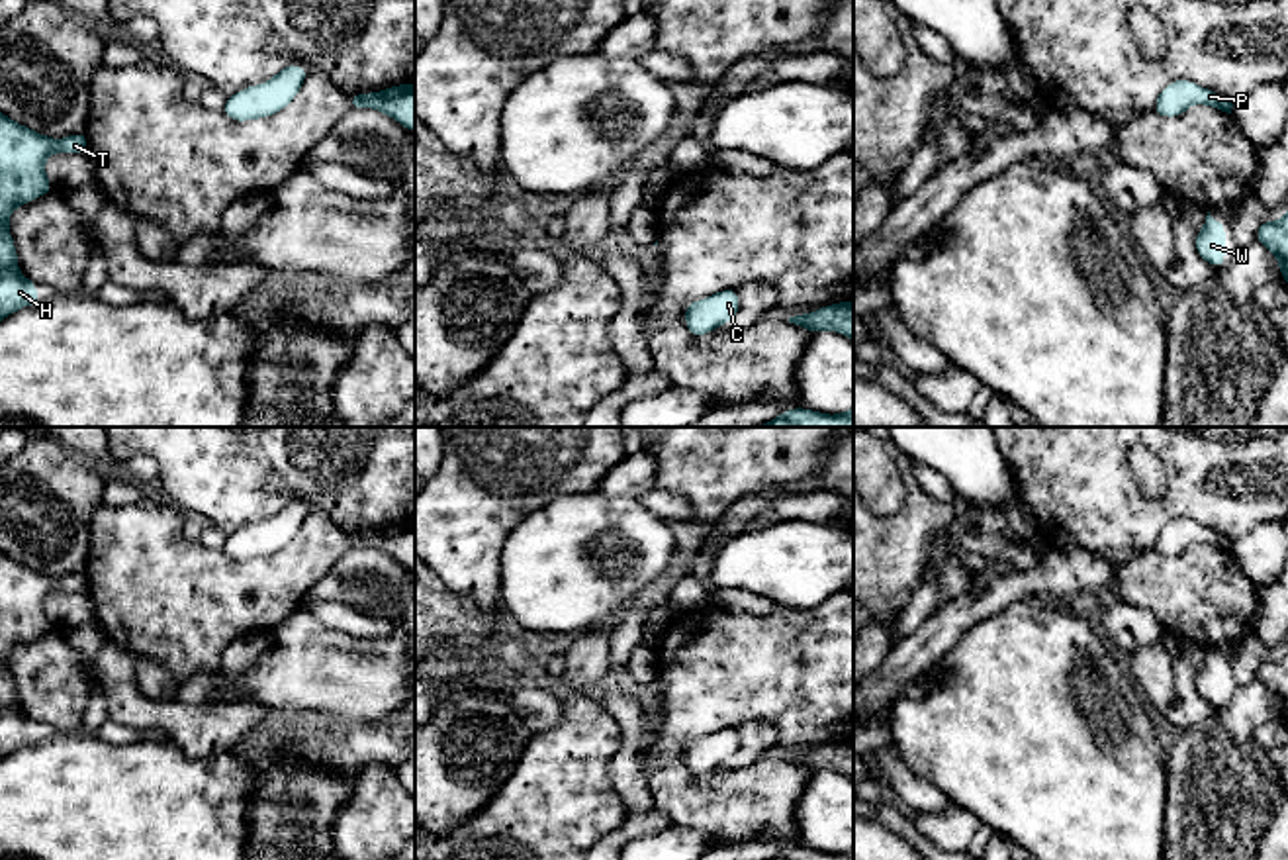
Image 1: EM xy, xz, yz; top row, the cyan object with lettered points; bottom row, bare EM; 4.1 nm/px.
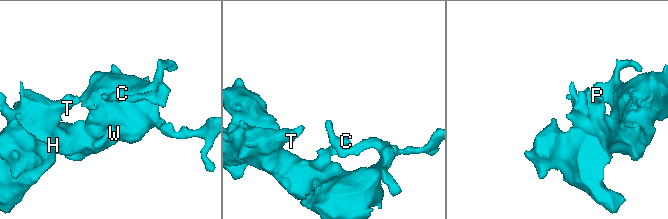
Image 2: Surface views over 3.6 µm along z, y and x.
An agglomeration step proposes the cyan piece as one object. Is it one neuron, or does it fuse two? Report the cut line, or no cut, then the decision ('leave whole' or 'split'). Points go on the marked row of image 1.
no cut | leave whole

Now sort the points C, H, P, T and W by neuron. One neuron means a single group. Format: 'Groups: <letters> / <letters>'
Groups: C H P T W

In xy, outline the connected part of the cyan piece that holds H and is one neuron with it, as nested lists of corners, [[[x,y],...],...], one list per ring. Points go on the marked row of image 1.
[[[0,112],[0,321],[20,308],[39,304],[37,286],[18,270],[10,214],[53,190],[45,159],[53,153],[88,153],[86,133],[49,139]]]

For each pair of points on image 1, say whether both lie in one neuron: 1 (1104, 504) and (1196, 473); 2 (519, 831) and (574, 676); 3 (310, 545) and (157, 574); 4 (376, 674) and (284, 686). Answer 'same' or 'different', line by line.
1: same
2: different
3: same
4: same

